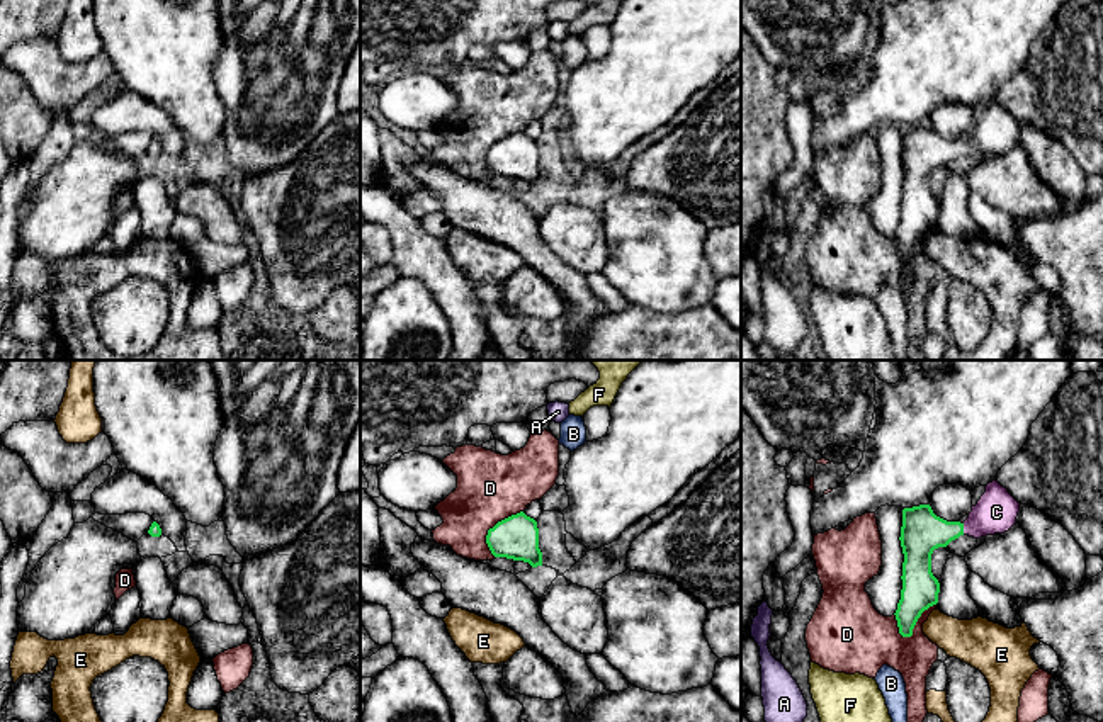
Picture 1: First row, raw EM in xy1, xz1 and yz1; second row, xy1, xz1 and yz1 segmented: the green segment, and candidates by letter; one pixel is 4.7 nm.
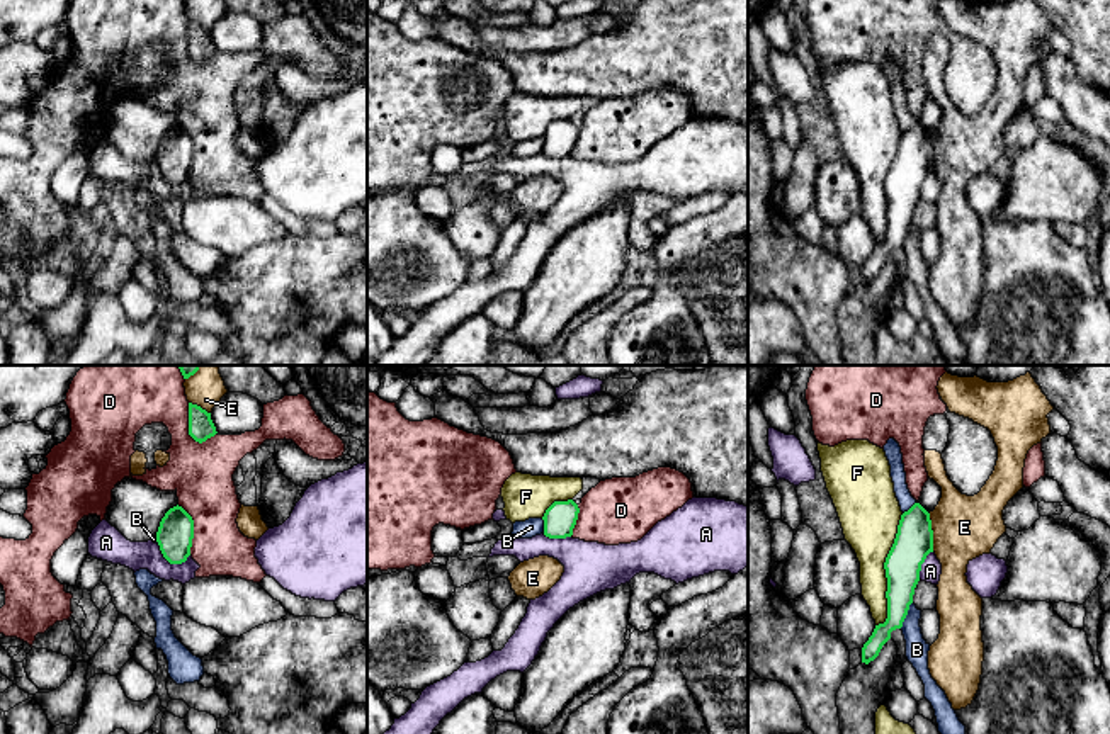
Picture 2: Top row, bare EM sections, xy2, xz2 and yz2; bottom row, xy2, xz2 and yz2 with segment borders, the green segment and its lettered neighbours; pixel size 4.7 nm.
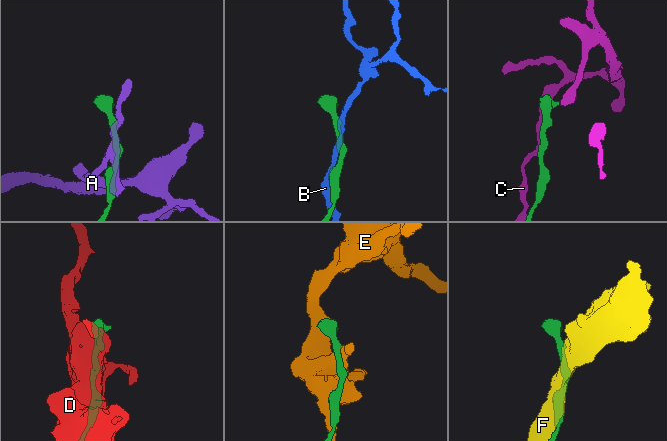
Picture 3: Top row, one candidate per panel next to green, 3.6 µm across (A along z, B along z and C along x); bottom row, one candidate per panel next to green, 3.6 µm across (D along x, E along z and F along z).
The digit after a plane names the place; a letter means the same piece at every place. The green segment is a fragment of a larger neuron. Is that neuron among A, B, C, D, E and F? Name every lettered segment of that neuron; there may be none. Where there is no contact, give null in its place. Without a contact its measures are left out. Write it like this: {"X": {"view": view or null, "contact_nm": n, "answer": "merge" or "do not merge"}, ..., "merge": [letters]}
{"A": {"view": "xy2", "contact_nm": 170, "answer": "do not merge"}, "B": {"view": "yz2", "contact_nm": 140, "answer": "do not merge"}, "C": {"view": "yz1", "contact_nm": 60, "answer": "merge"}, "D": {"view": "yz1", "contact_nm": 240, "answer": "do not merge"}, "E": {"view": "yz2", "contact_nm": 190, "answer": "do not merge"}, "F": {"view": "yz2", "contact_nm": 550, "answer": "do not merge"}, "merge": ["C"]}

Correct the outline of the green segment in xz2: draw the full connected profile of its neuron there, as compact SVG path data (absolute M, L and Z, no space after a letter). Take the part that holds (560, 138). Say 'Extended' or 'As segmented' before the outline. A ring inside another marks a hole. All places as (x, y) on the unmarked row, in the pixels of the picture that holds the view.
As segmented. M573 119L554 121L544 133L544 155L549 158L566 158L573 155L580 127Z

